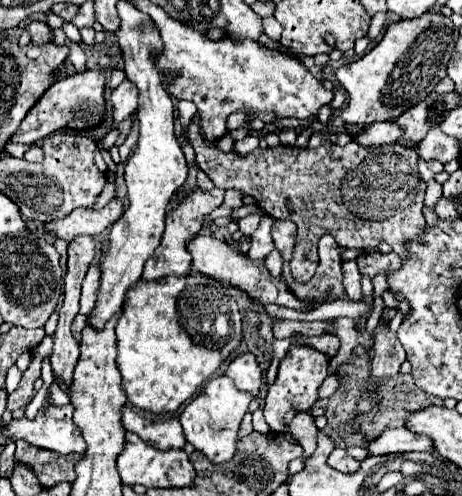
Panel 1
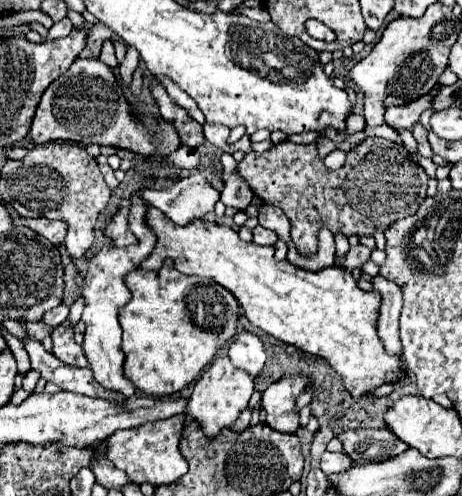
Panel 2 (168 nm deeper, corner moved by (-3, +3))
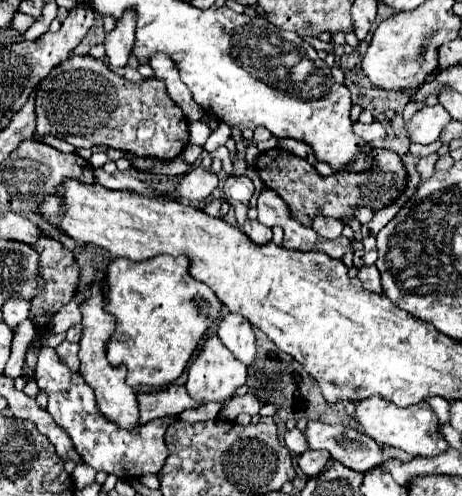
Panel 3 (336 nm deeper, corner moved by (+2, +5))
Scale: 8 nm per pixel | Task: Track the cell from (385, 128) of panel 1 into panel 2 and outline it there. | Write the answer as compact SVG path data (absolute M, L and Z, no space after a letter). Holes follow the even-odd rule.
M436 85L430 93L418 97L416 101L410 101L402 107L388 107L386 109L386 123L390 127L412 129L412 125L420 119L420 113L432 105L432 99L438 95L438 91L440 91L440 85Z

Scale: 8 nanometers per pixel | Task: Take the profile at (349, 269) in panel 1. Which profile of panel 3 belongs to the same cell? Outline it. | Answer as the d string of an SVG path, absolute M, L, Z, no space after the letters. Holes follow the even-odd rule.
M317 217L311 227L325 239L337 239L341 237L341 231L343 231L343 223L331 217Z

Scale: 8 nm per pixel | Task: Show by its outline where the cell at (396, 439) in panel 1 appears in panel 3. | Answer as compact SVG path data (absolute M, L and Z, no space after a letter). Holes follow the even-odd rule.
M309 421L305 429L305 437L311 449L327 449L339 463L353 471L369 471L369 467L377 467L383 463L383 447L343 425L325 425L321 421Z

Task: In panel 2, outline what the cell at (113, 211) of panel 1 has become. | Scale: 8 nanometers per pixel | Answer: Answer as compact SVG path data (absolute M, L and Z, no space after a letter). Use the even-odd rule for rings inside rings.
M12 217L14 225L30 227L34 233L48 239L52 245L60 245L66 237L66 229L62 221L50 221L50 219L24 219L24 217Z

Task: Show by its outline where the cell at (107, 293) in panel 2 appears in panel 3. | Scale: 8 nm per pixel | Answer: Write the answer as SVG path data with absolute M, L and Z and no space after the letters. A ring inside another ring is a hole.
M91 283L89 285L91 295L81 303L81 313L83 313L83 337L79 341L79 361L81 361L81 375L87 381L87 385L95 391L97 397L97 407L99 411L113 423L117 423L123 429L133 429L137 425L139 409L137 409L137 399L135 391L127 385L125 381L125 367L113 367L107 359L107 339L115 333L115 317L105 311L105 295L101 283Z

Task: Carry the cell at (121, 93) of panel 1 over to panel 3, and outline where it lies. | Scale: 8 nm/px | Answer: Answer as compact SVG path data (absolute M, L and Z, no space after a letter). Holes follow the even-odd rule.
M127 11L127 15L123 15L123 19L117 23L117 27L105 39L109 65L125 67L129 61L133 43L135 43L135 15L131 11Z

